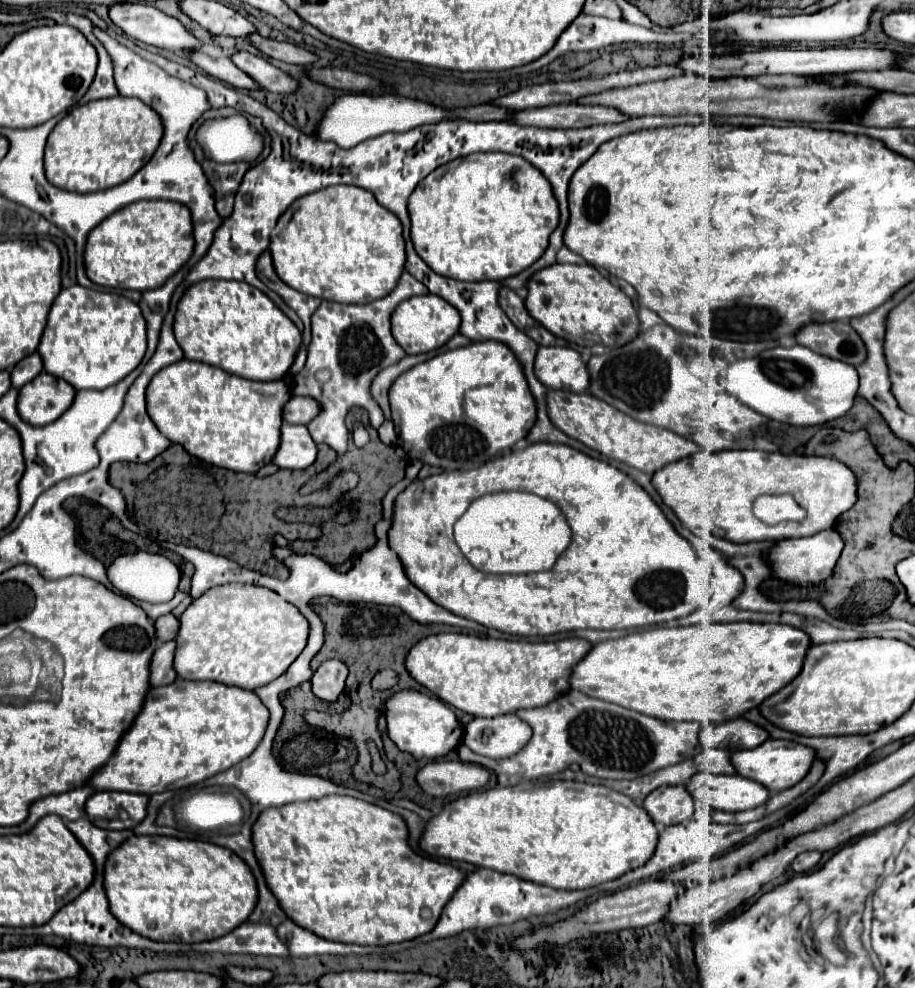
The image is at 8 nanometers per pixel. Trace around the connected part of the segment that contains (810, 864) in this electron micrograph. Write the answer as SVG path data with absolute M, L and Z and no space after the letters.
M806 851L806 853L800 853L800 855L792 861L790 869L792 869L794 873L806 873L806 871L810 871L810 869L816 867L816 863L820 861L820 857L822 857L820 851Z

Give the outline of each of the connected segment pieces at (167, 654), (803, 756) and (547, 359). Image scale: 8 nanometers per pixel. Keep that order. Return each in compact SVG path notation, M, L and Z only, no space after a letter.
M166 641L152 655L152 677L150 677L152 687L168 685L178 677L174 669L174 653L176 653L176 641Z
M770 739L770 741L764 741L764 745L756 747L756 749L736 751L732 755L732 763L742 777L758 781L772 793L784 791L784 789L796 785L798 781L802 781L808 775L808 769L812 767L814 759L816 759L816 751L812 747L806 747L806 745L800 745L794 741L780 741L780 739Z
M540 347L534 373L548 389L570 393L586 393L590 389L588 367L580 353L570 347Z

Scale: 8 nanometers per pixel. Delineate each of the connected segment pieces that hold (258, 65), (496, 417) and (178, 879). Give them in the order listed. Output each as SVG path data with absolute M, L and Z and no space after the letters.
M240 51L240 53L232 55L232 61L236 63L236 67L240 67L256 83L260 83L264 89L268 89L272 93L296 93L296 89L300 89L300 83L292 75L270 65L260 55Z
M480 341L458 347L408 369L390 389L390 409L398 445L410 457L444 471L468 471L488 463L524 439L536 423L536 401L524 369L520 369L520 361L516 361L512 349L500 345L500 341Z
M128 837L108 855L104 889L114 917L154 941L198 943L242 925L256 907L256 877L234 851L176 837Z

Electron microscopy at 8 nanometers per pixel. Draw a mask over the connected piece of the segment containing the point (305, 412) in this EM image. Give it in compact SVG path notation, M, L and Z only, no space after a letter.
M292 395L290 401L284 405L284 421L308 425L318 415L318 409L320 409L320 403L316 399Z

